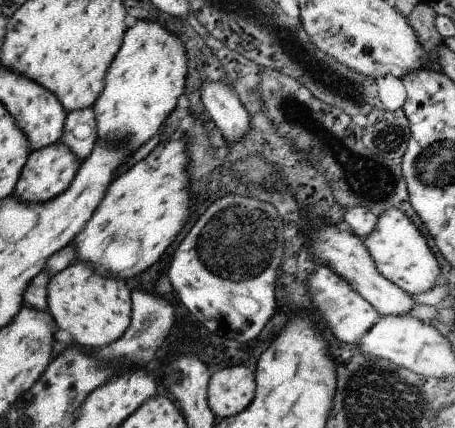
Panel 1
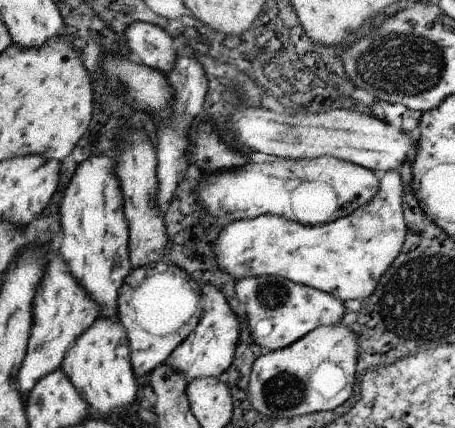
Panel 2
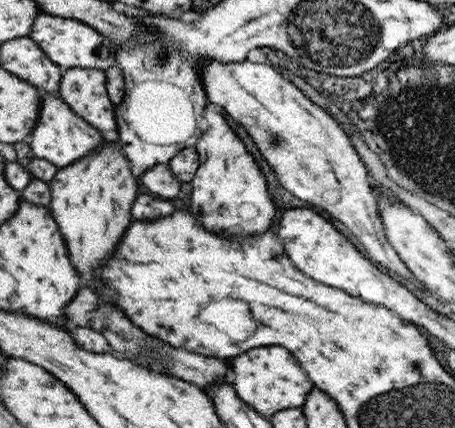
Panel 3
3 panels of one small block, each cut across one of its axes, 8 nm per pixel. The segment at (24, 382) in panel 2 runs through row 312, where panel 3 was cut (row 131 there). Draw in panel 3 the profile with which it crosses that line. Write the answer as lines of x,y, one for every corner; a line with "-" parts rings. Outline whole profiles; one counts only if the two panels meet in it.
43,96
41,102
43,102
43,112
39,112
39,116
37,116
39,124
35,124
35,130
31,132
31,142
29,142
33,158
45,160
61,170
71,164
77,164
79,160
85,160
87,156
95,156
95,152
99,152
99,148
103,148
105,144
117,146
117,142
109,140
107,134
103,134
101,130
97,130
95,126
91,126
83,118
79,118
69,108
67,102
51,98
51,96

